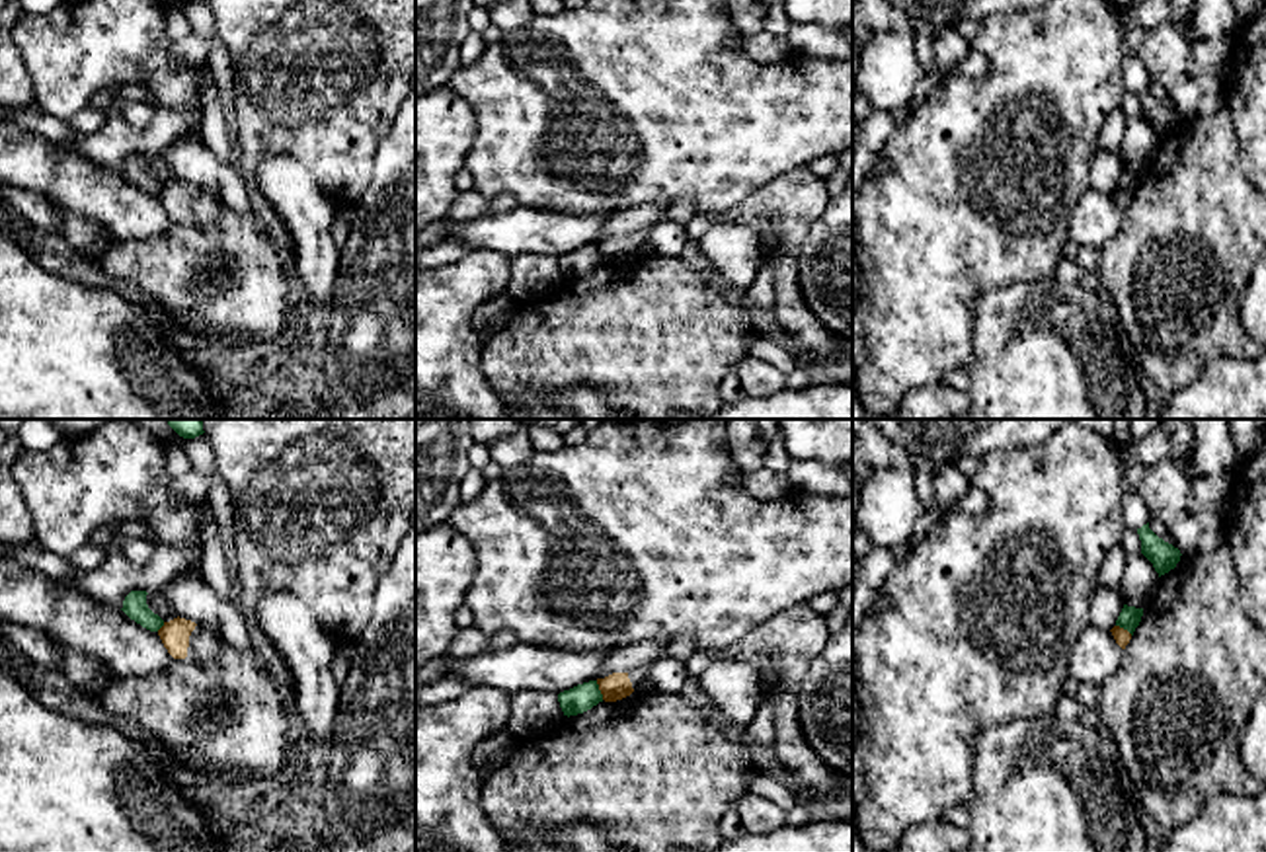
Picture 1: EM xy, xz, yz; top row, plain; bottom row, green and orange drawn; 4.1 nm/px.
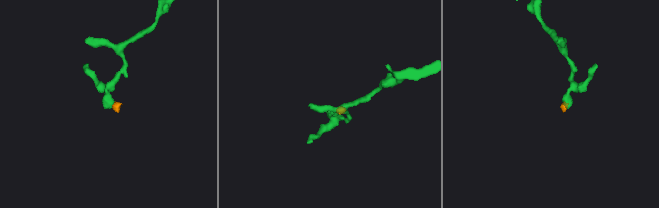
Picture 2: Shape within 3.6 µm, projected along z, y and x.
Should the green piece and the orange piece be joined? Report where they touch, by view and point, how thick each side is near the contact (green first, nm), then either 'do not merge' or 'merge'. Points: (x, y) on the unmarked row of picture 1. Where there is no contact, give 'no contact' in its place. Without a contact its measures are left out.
xz (599, 254) | 120/110 nm | do not merge

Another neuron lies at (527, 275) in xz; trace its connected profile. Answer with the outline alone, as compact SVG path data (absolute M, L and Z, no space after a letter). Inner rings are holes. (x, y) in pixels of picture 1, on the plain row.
M515 253L505 267L505 292L519 302L548 300L564 275L552 253Z

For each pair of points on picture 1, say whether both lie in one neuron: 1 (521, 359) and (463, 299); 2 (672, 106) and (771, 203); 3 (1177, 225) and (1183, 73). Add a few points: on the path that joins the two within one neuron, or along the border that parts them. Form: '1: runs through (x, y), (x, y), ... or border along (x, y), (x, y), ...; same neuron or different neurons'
1: border along (478, 344), (478, 367), (492, 388); different neurons
2: border along (798, 168), (781, 172), (738, 203), (716, 211); different neurons
3: border along (1224, 102), (1210, 114), (1183, 119); different neurons

